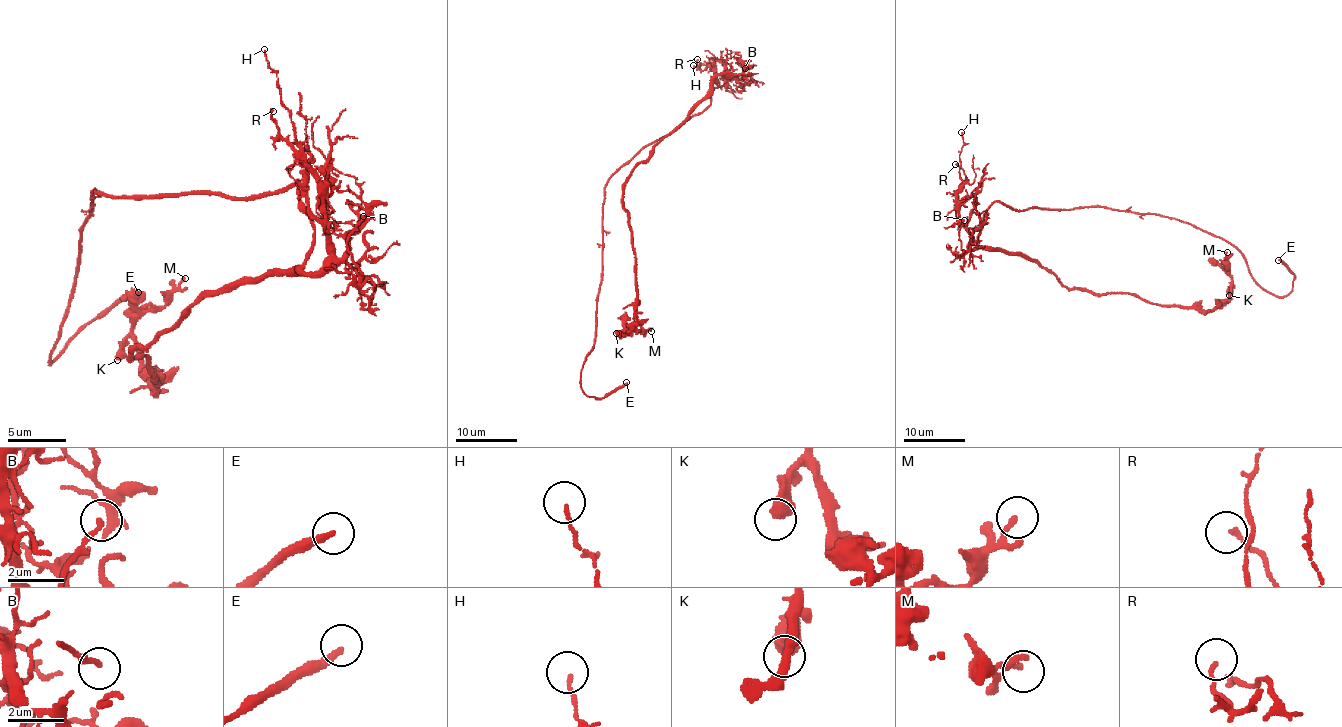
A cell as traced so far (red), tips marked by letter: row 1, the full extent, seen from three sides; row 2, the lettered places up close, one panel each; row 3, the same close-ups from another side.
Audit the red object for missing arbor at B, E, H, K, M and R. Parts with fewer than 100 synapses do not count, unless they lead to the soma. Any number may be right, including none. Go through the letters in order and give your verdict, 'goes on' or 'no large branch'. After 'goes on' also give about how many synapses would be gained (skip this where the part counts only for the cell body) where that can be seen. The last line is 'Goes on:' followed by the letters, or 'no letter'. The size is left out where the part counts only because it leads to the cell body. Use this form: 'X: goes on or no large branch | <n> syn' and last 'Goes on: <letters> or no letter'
B: no large branch
E: goes on
H: no large branch
K: no large branch
M: no large branch
R: no large branch
Goes on: E

